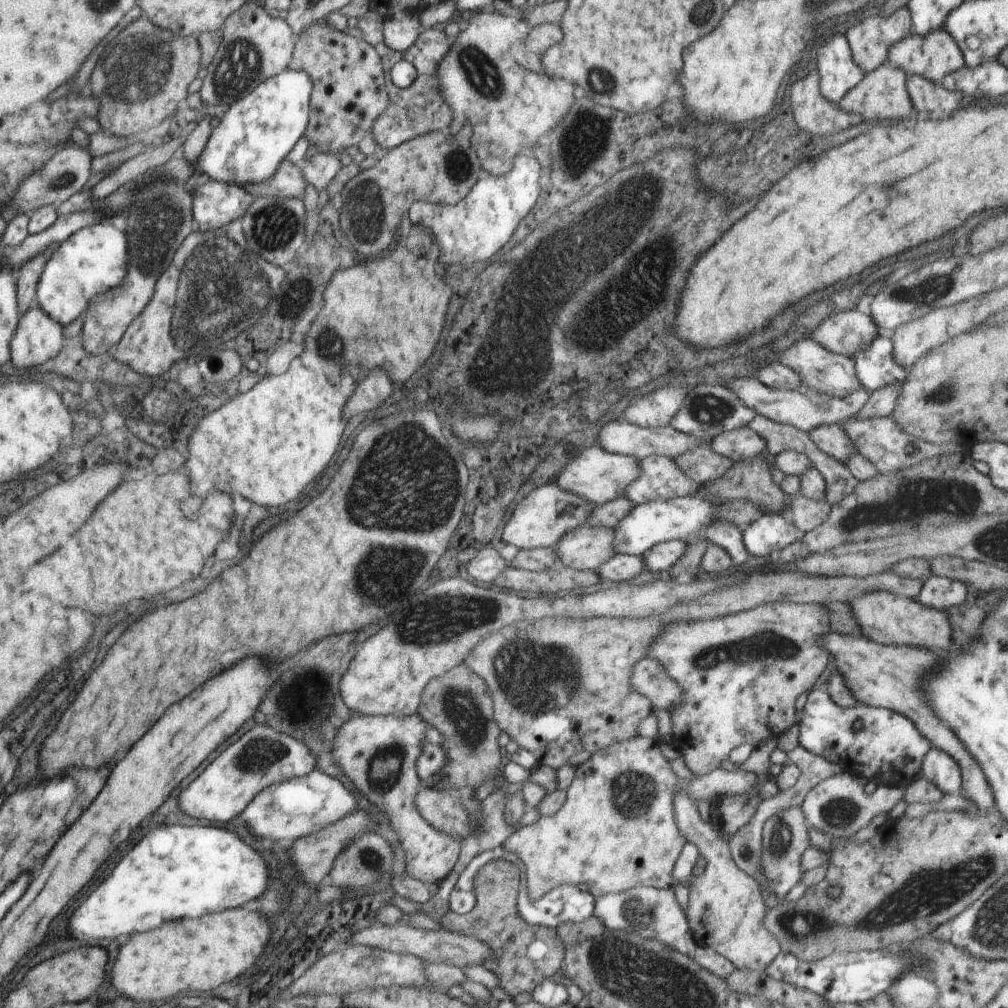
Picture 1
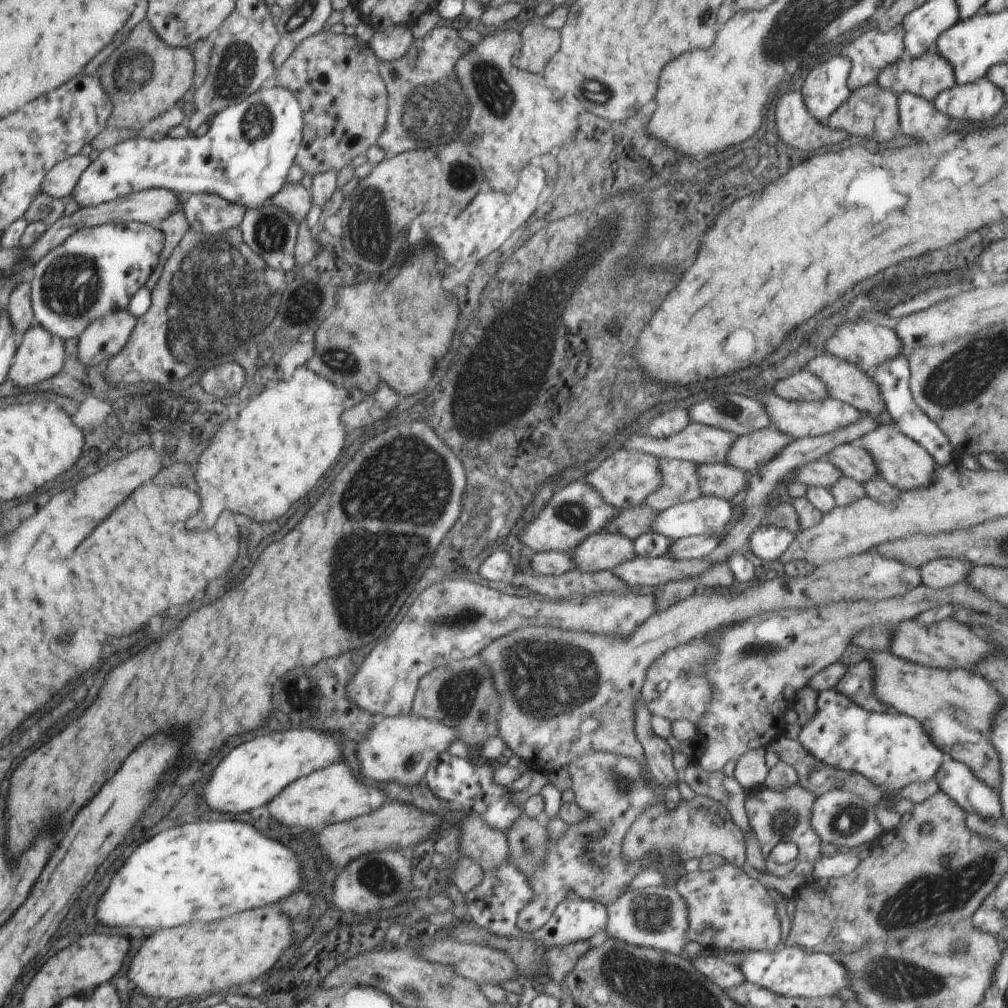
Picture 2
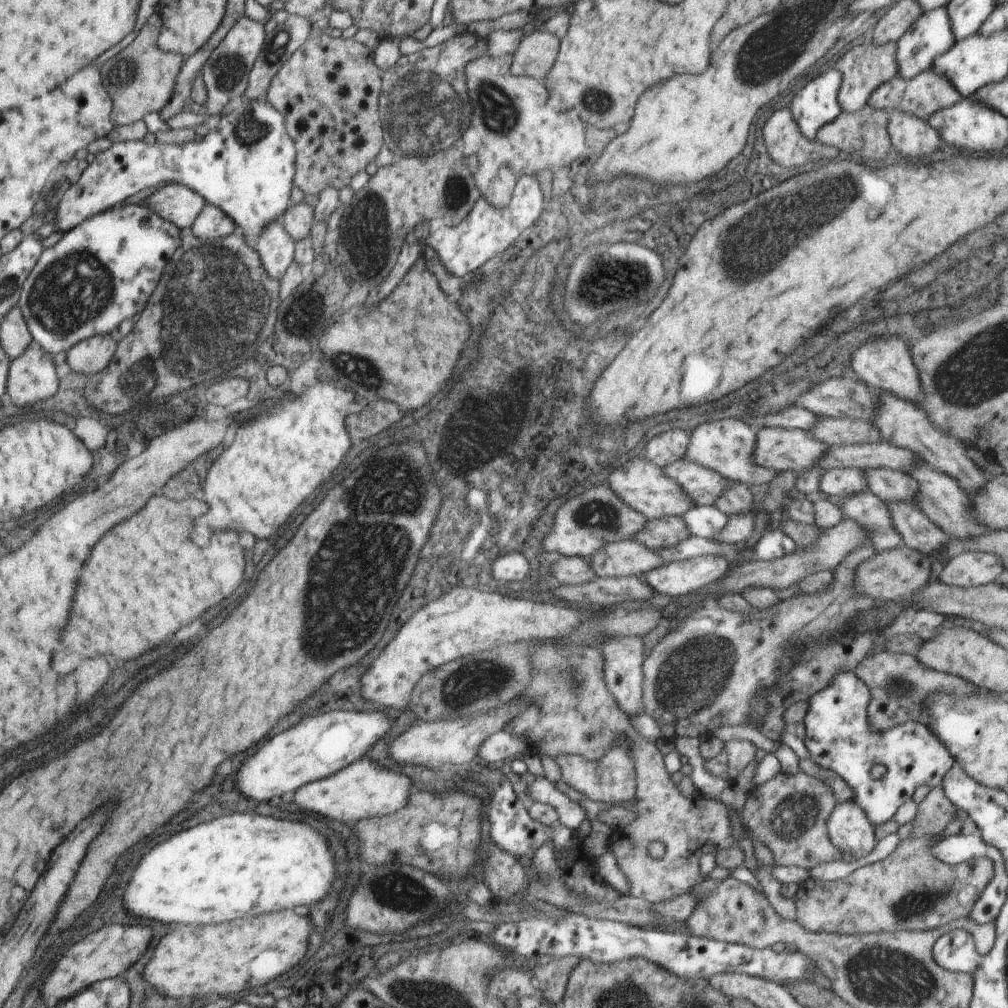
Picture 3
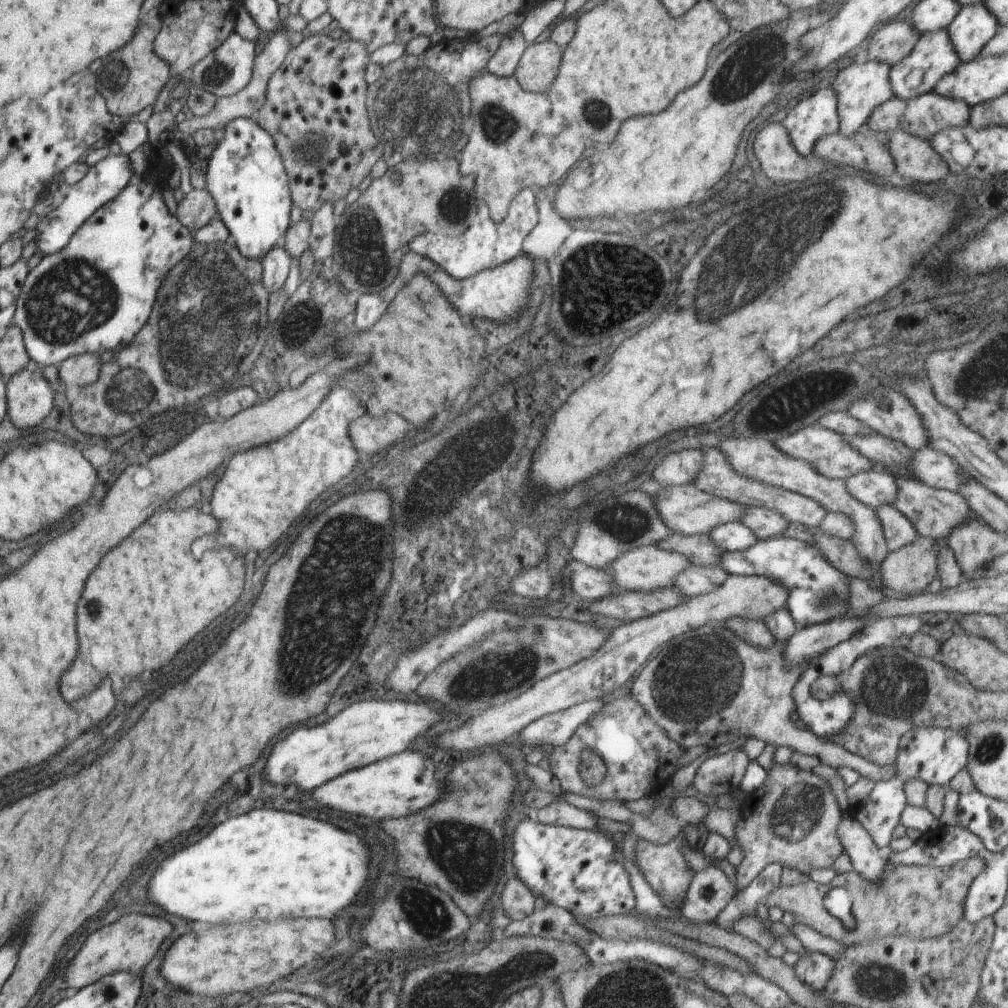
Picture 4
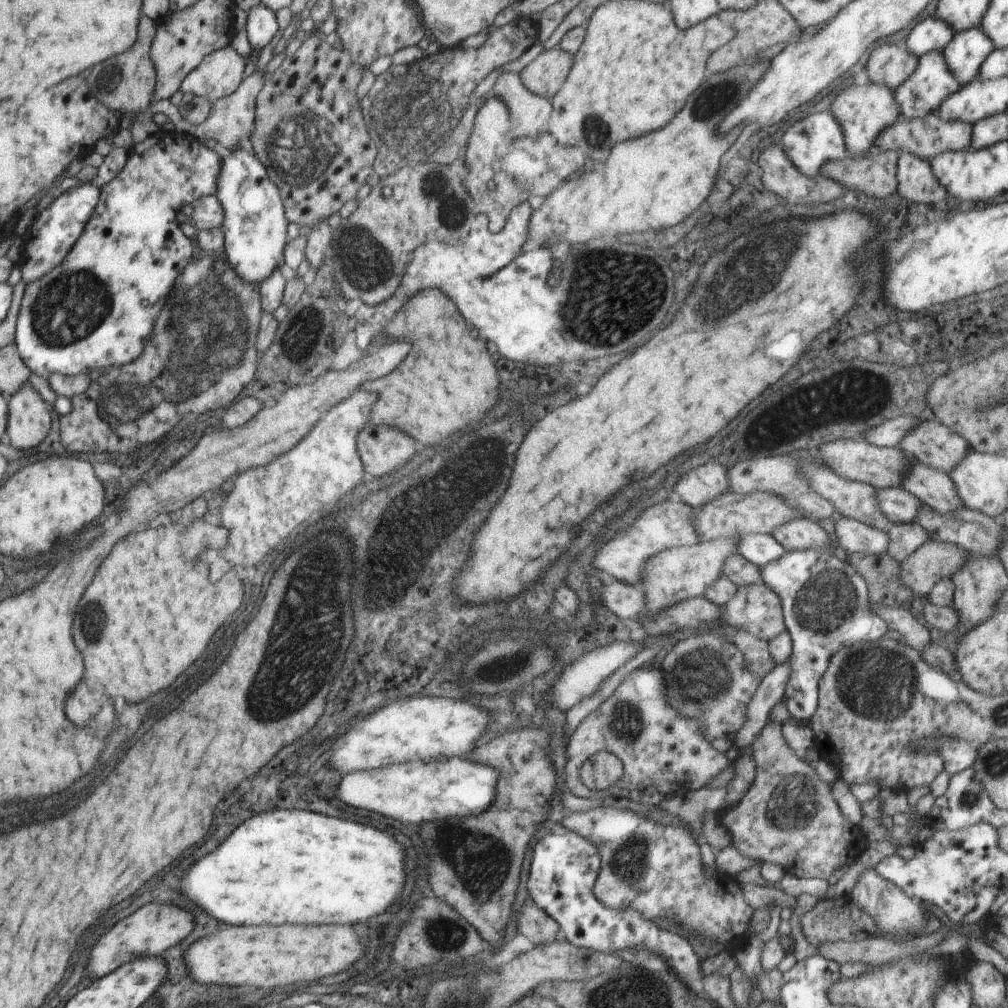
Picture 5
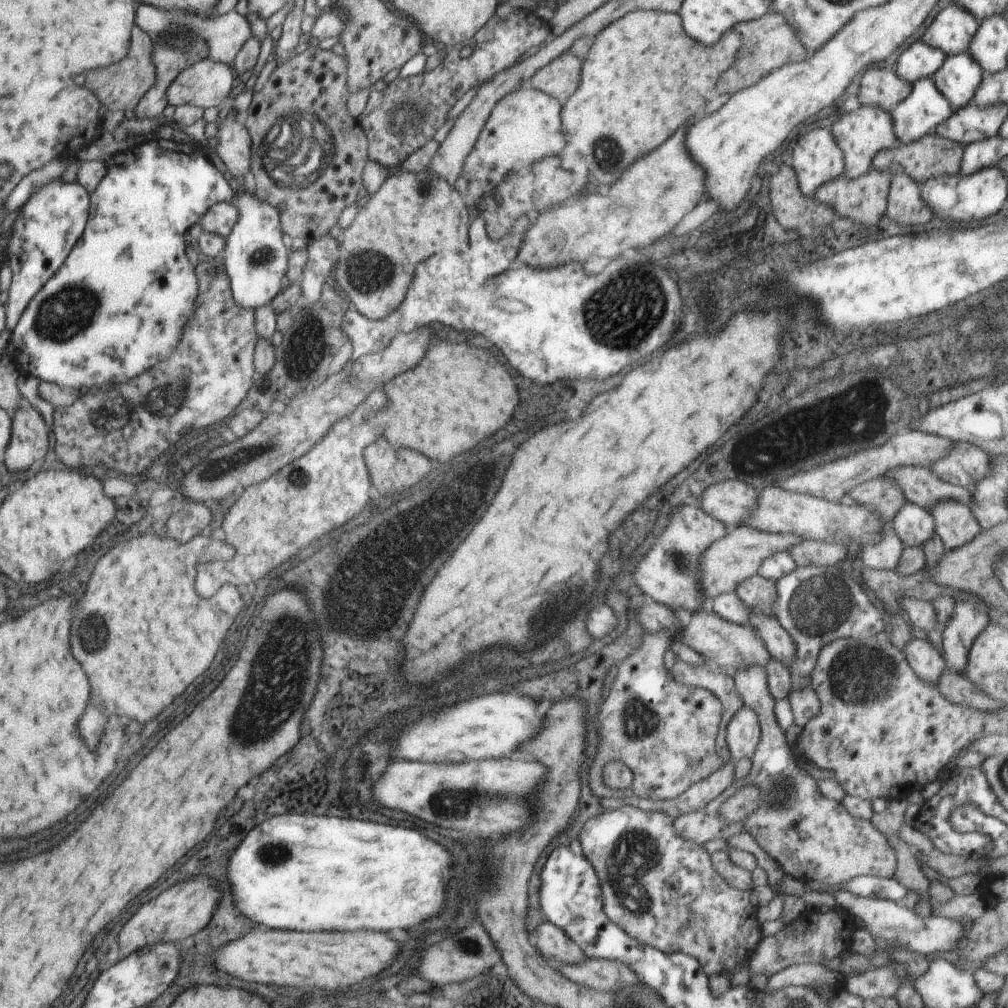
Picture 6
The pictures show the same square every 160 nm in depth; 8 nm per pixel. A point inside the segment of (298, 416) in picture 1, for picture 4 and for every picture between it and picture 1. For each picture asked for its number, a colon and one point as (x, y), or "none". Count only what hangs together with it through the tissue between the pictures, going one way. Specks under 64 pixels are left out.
2: (285, 438)
3: (275, 462)
4: (263, 490)

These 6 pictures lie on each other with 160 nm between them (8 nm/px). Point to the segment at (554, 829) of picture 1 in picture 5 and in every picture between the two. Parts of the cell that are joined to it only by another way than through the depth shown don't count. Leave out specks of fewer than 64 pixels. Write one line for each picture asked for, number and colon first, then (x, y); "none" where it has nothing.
2: (609, 788)
3: (612, 778)
4: (641, 758)
5: (664, 753)

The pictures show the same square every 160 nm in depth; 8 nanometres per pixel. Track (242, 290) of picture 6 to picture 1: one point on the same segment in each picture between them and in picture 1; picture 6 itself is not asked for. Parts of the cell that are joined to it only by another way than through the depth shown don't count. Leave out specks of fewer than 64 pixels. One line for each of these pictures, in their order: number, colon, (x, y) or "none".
1: (255, 134)
2: (244, 158)
3: (245, 166)
4: (246, 177)
5: (255, 225)

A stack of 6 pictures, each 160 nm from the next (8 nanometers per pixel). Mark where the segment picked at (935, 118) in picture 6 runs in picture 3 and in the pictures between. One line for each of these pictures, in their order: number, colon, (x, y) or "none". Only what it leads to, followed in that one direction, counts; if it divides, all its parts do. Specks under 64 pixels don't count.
3: (930, 36)
4: (933, 56)
5: (931, 83)

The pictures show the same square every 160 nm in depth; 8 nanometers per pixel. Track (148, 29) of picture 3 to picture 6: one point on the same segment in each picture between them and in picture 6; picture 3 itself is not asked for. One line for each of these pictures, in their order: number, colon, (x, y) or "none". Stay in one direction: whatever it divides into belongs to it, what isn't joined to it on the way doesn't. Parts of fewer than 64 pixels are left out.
4: (129, 80)
5: (124, 83)
6: (120, 86)

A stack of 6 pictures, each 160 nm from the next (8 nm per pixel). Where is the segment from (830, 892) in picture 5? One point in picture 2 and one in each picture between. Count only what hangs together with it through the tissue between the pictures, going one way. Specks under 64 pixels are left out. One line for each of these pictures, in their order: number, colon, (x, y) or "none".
2: (774, 816)
3: (788, 813)
4: (779, 823)

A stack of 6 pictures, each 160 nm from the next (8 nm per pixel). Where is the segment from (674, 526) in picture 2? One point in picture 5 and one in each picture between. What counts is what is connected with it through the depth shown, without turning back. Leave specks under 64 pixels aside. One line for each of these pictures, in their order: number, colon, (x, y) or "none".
3: (706, 521)
4: (732, 536)
5: (761, 550)

